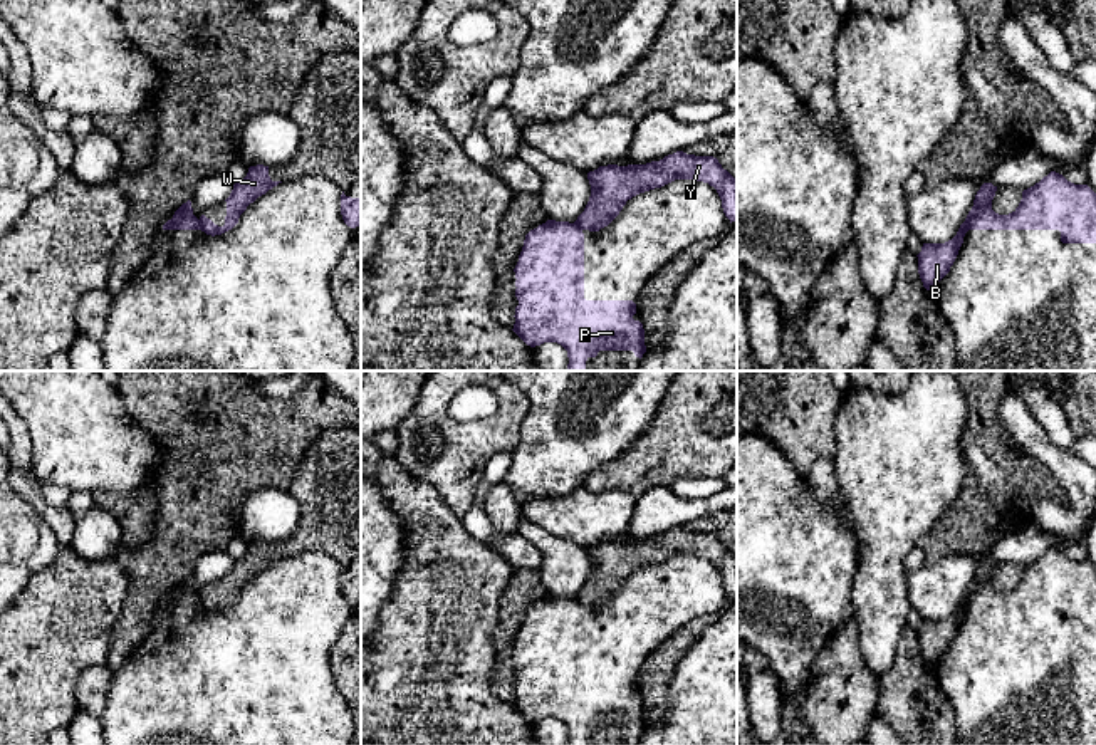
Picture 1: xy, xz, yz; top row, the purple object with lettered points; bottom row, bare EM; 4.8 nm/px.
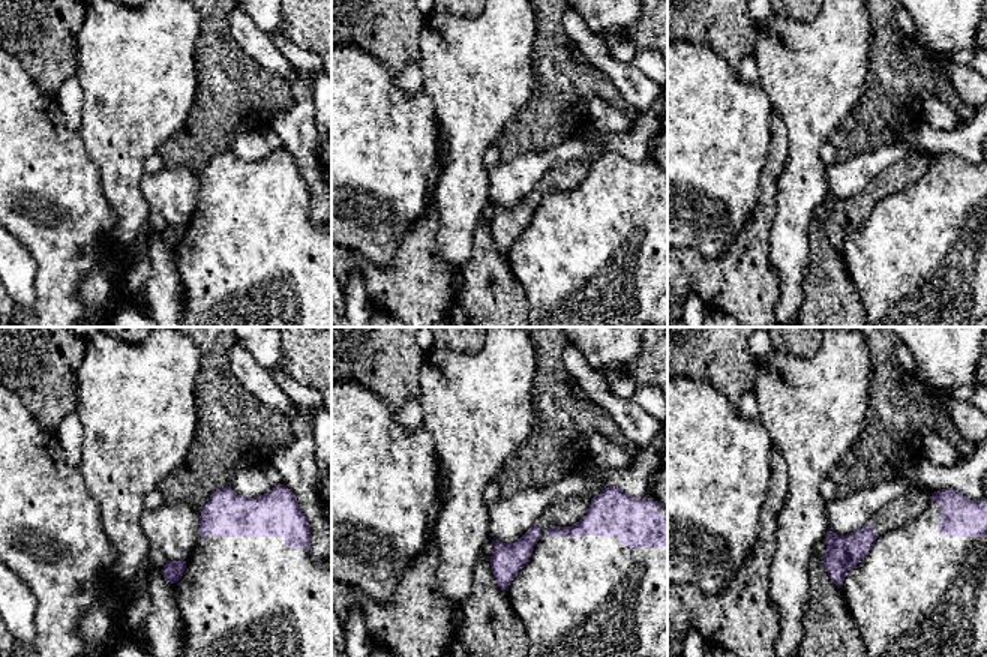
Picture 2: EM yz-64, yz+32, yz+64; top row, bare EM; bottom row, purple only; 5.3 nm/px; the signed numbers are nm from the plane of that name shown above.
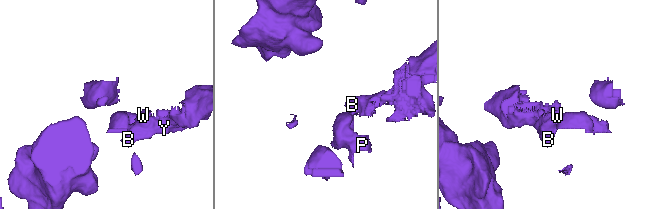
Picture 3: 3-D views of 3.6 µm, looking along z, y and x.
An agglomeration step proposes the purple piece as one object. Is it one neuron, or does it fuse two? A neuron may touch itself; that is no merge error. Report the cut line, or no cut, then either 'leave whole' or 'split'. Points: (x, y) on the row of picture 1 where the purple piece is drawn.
cut yz (975, 203), (977, 210), (967, 229); split

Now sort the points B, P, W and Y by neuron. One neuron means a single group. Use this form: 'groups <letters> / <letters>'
groups B W Y / P

